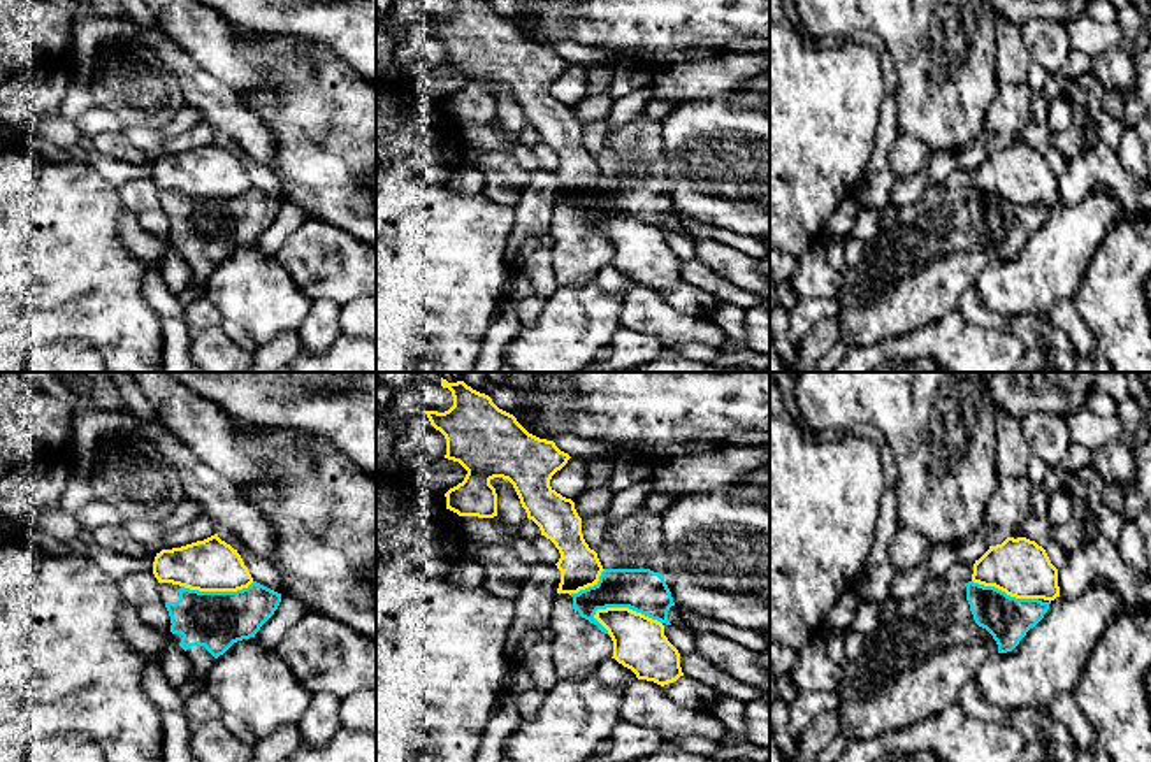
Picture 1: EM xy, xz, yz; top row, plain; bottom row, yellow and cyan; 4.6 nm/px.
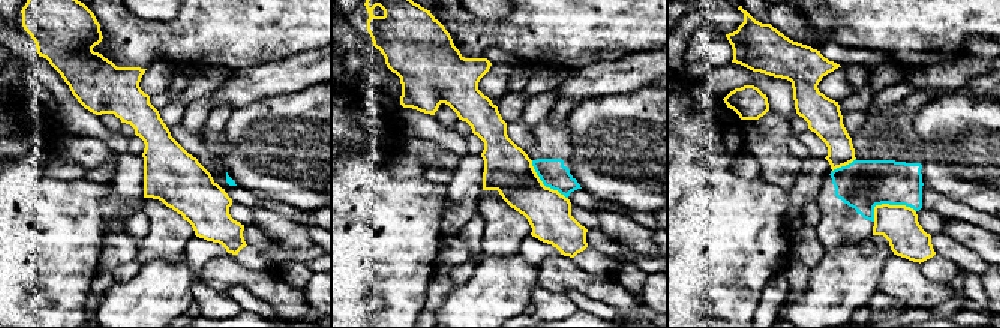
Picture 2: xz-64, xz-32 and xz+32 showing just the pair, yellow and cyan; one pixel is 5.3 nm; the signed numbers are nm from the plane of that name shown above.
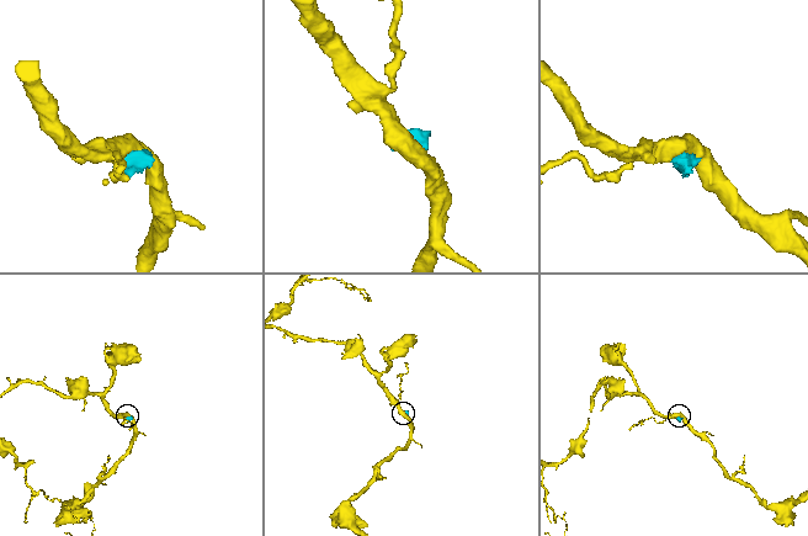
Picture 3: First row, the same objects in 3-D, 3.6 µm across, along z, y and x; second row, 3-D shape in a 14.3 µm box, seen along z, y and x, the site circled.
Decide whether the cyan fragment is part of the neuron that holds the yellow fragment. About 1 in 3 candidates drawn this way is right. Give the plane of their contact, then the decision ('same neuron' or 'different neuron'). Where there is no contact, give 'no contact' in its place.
xz | different neuron

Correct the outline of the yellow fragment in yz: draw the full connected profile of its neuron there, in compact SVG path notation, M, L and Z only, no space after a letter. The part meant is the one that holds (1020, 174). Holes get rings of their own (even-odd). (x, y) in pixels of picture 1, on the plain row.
M1007 144L974 170L972 188L995 193L1016 205L1060 204L1058 176L1046 156L1026 144Z

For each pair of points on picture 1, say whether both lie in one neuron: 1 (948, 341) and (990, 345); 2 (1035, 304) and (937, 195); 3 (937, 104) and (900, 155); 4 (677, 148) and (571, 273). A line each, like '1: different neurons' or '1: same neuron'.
1: same neuron
2: different neurons
3: different neurons
4: different neurons

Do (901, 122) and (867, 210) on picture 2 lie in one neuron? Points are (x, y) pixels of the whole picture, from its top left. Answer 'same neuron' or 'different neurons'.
same neuron

